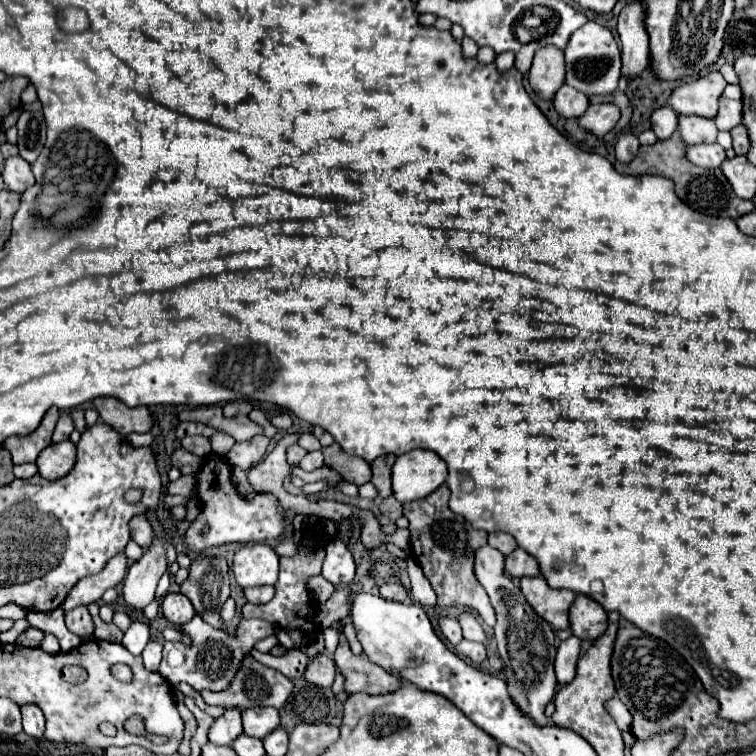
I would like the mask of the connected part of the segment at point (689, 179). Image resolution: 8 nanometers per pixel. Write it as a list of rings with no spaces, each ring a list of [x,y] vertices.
[[[675,132],[665,142],[657,142],[653,146],[641,146],[639,154],[633,162],[615,164],[615,168],[621,174],[637,174],[637,176],[639,174],[657,174],[657,176],[665,176],[665,178],[673,180],[675,194],[679,196],[679,200],[685,202],[695,212],[701,212],[701,214],[707,214],[707,216],[723,216],[723,218],[737,220],[739,216],[755,210],[755,204],[751,200],[741,200],[741,198],[735,196],[733,188],[729,186],[729,180],[723,176],[723,172],[719,168],[713,168],[713,170],[699,168],[699,166],[691,164],[685,154],[687,154],[685,144],[683,144],[679,132]]]

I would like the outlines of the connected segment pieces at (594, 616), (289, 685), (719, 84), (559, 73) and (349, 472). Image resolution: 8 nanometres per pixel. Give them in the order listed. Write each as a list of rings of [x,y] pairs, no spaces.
[[[577,594],[569,610],[571,632],[581,640],[597,640],[607,628],[607,612],[587,594]]]
[[[245,656],[241,672],[235,676],[233,684],[225,692],[203,690],[200,691],[200,694],[207,704],[225,706],[225,708],[255,708],[255,706],[281,708],[287,702],[287,698],[291,696],[291,692],[293,692],[293,682],[287,676],[283,676],[279,670],[273,670],[273,668],[259,664],[251,656]]]
[[[709,72],[695,80],[693,84],[683,84],[675,88],[669,98],[669,106],[677,114],[695,114],[703,118],[715,118],[719,108],[719,98],[727,82],[719,72]]]
[[[541,48],[529,70],[529,84],[541,100],[553,100],[565,82],[565,60],[559,48]]]
[[[334,442],[324,451],[324,461],[327,466],[331,464],[345,482],[353,482],[357,486],[365,484],[371,480],[371,466],[355,456],[344,453],[339,444]]]

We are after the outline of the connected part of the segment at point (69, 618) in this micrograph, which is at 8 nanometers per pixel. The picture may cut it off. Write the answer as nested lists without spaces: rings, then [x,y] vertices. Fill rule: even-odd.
[[[77,606],[69,612],[65,612],[65,624],[79,638],[89,638],[89,636],[93,636],[93,630],[95,630],[91,614],[85,606]]]

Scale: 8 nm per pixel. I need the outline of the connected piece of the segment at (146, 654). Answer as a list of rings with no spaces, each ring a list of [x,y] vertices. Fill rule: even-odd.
[[[149,642],[141,654],[143,662],[145,662],[145,668],[151,670],[151,672],[157,672],[159,664],[161,664],[161,652],[163,652],[163,644],[159,642]]]

